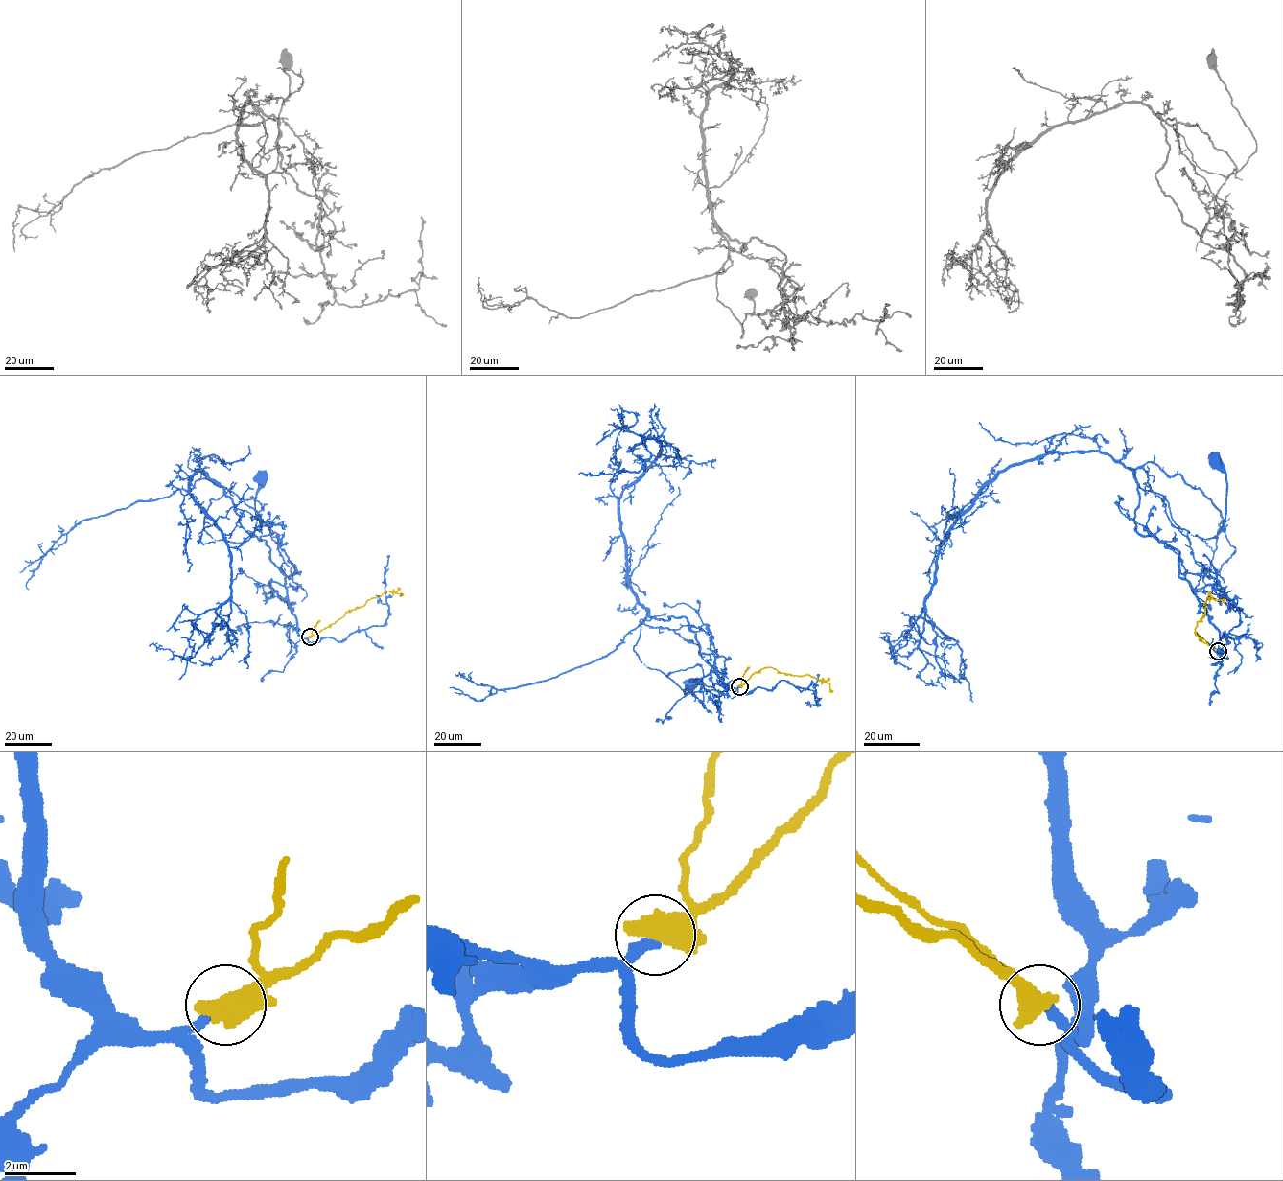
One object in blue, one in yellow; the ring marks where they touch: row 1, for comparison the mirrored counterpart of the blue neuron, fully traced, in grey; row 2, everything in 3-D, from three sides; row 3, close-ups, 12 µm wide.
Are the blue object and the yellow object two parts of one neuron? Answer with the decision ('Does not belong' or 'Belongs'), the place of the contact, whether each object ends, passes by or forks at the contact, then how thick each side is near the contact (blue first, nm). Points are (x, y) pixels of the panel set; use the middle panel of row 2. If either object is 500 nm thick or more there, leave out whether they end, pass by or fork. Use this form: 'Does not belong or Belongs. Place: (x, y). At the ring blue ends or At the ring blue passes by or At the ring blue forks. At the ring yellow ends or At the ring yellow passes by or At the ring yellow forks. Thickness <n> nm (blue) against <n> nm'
Belongs. Place: (739, 686). Thickness 260 nm (blue) against 750 nm

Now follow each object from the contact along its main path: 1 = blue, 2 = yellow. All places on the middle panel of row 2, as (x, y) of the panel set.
1: (739, 686), (727, 688), (685, 617), (641, 619), (633, 646), (640, 659), (685, 693), (690, 684)
2: (739, 686), (755, 673), (771, 667), (779, 672), (808, 675), (826, 681), (828, 683), (829, 691)

